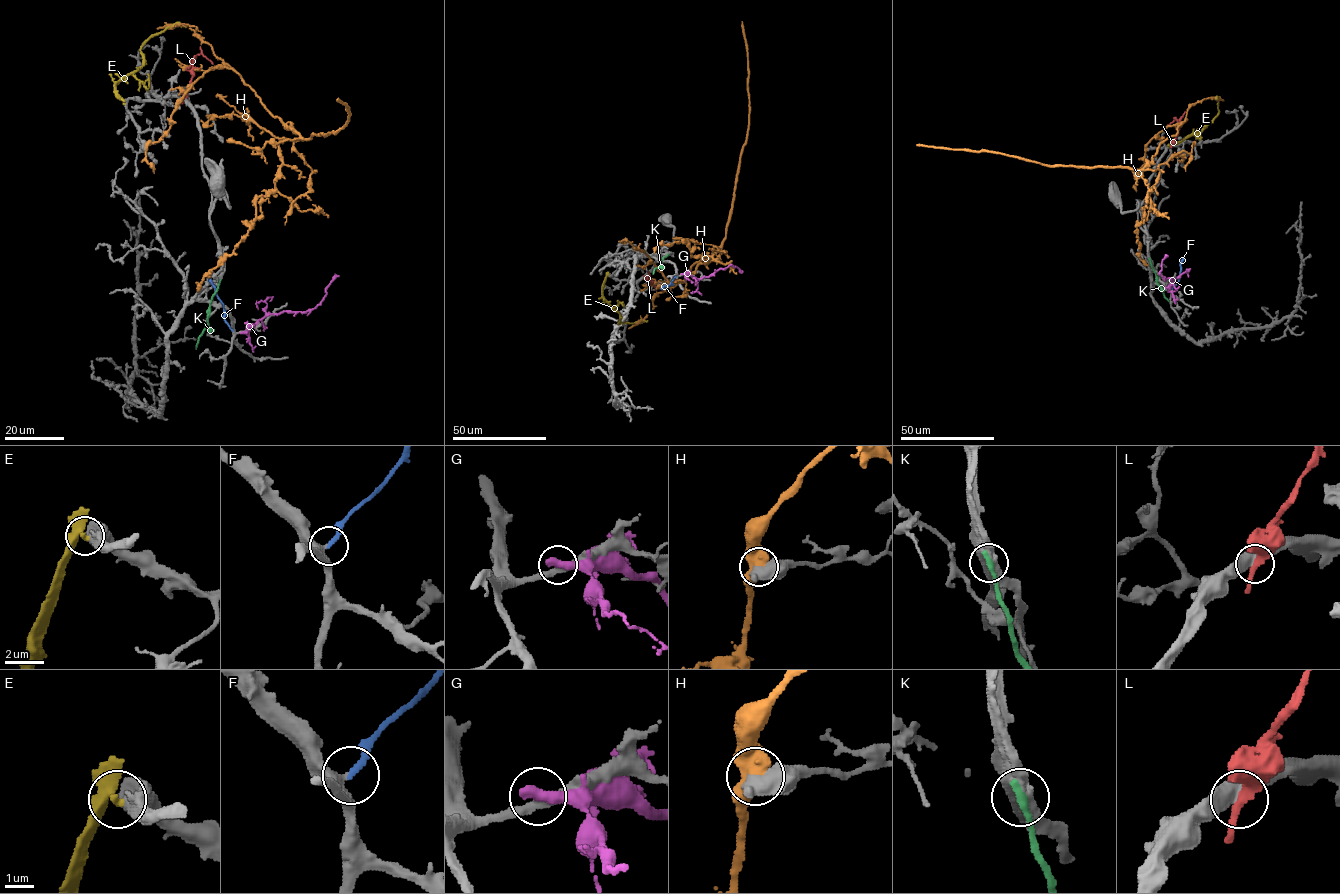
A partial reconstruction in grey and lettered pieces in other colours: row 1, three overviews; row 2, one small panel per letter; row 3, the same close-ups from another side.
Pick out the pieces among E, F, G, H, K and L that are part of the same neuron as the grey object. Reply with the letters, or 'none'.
F

